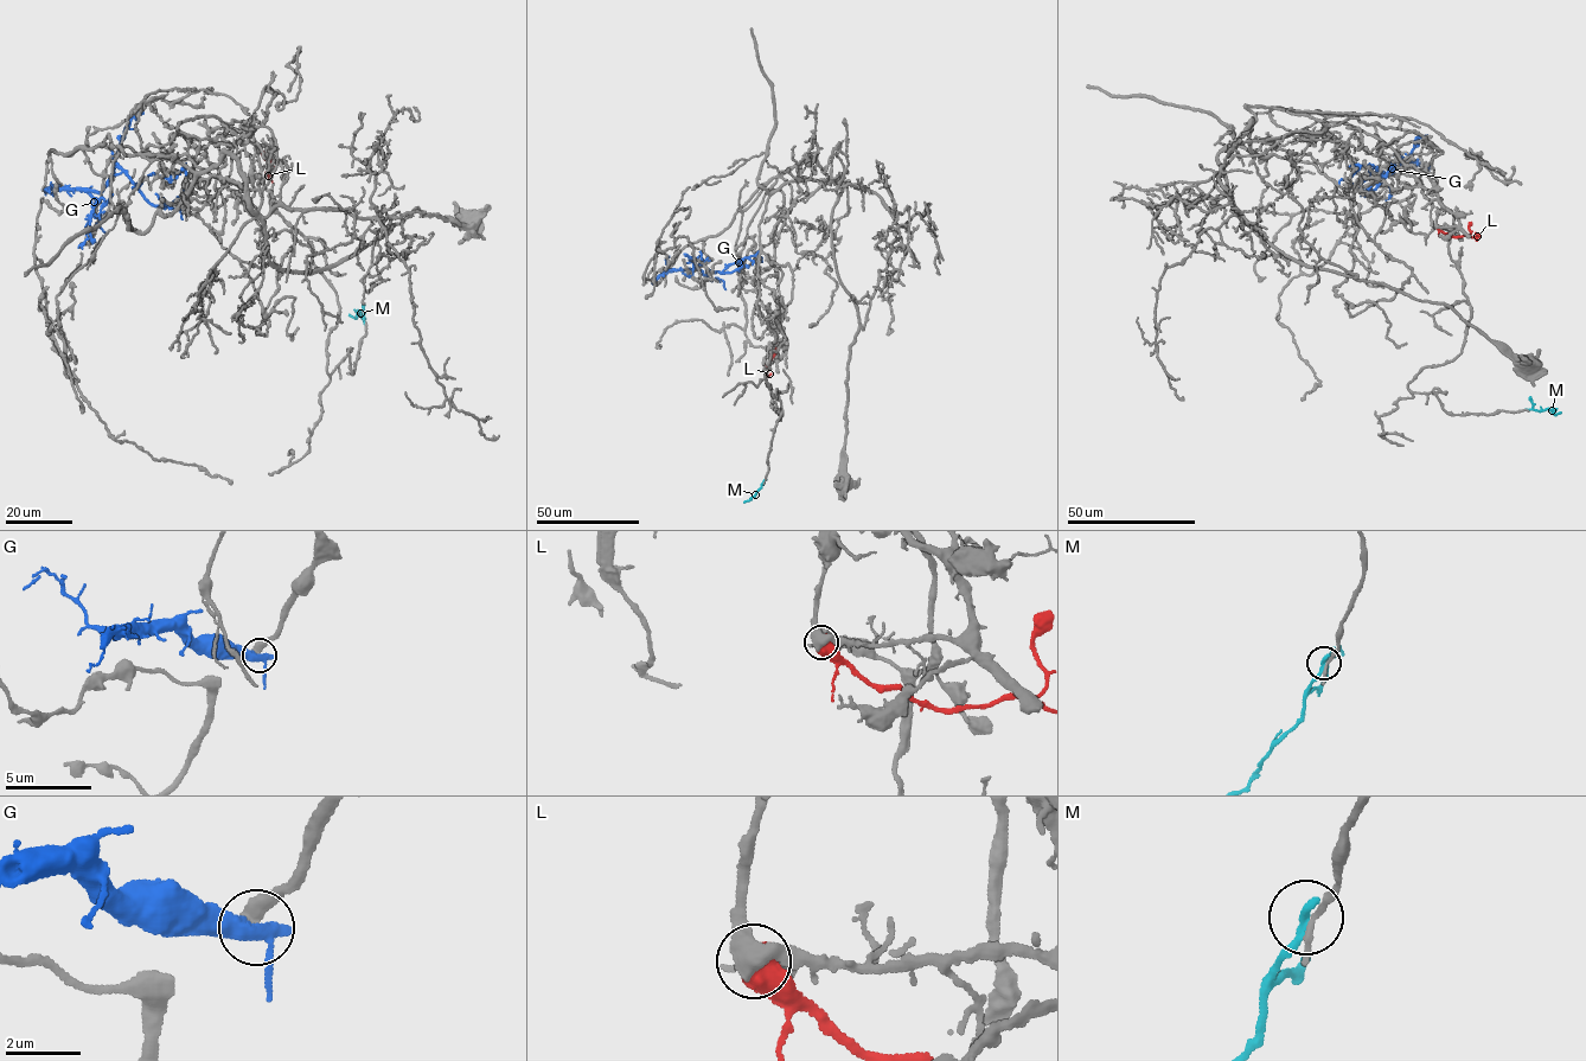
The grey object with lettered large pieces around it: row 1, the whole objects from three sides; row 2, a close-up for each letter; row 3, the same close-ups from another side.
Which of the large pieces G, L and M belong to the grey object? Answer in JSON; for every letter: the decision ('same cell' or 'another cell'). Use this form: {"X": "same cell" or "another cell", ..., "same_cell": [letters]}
{"G": "another cell", "L": "another cell", "M": "another cell", "same_cell": []}

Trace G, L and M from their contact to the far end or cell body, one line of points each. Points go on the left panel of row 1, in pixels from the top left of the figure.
G: (43, 190), (100, 192), (116, 164), (149, 203), (160, 208), (171, 204), (184, 192), (185, 170), (176, 178)
L: (269, 172), (275, 157)
M: (364, 323), (360, 312), (356, 318), (350, 314)

